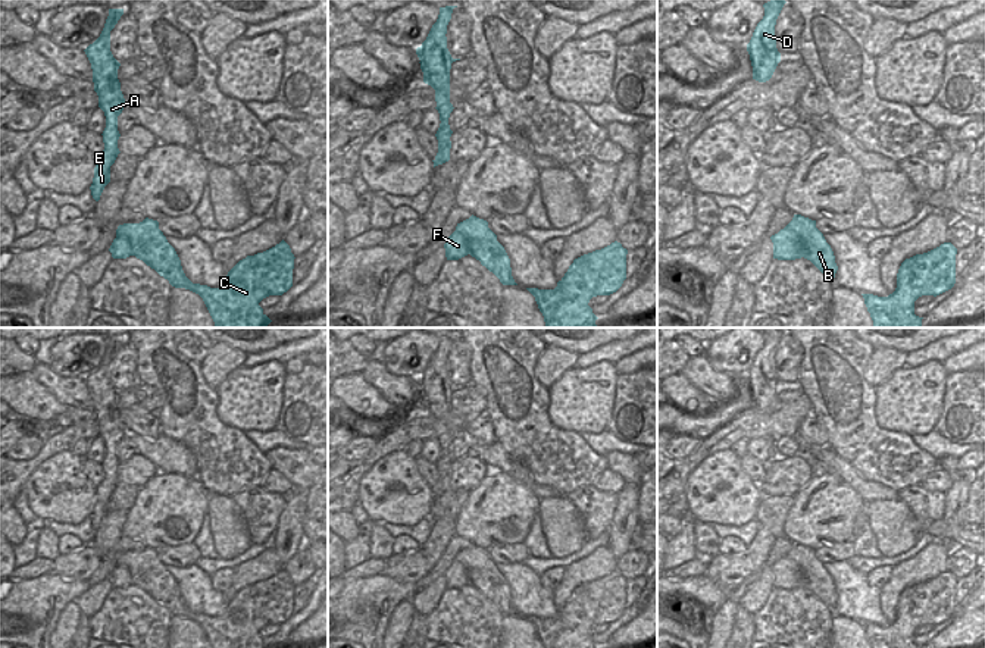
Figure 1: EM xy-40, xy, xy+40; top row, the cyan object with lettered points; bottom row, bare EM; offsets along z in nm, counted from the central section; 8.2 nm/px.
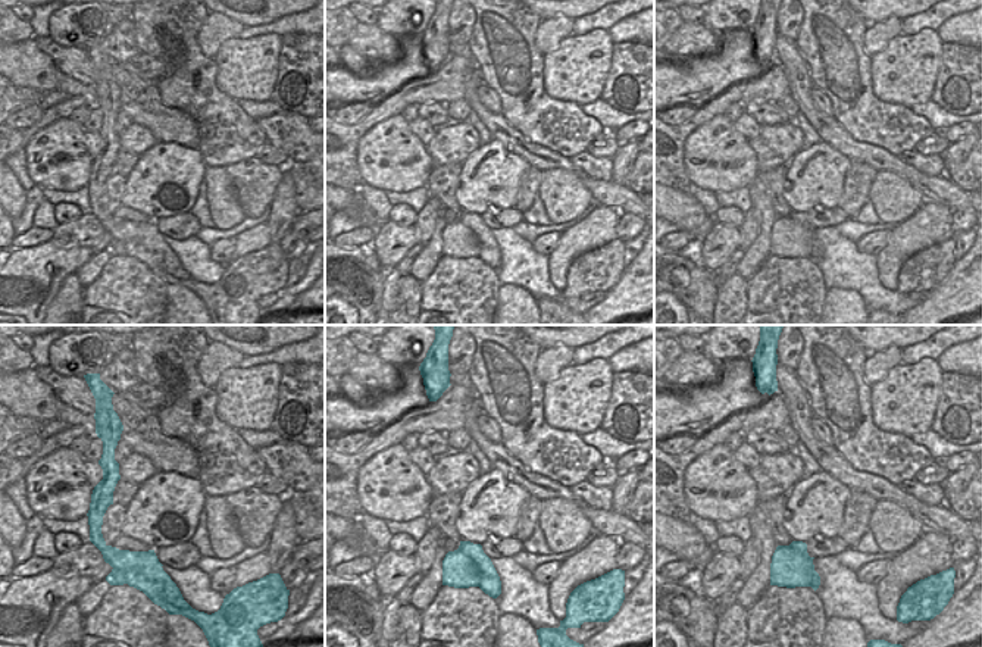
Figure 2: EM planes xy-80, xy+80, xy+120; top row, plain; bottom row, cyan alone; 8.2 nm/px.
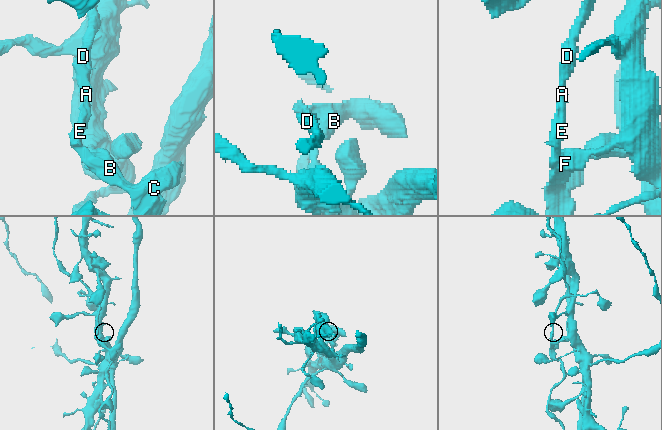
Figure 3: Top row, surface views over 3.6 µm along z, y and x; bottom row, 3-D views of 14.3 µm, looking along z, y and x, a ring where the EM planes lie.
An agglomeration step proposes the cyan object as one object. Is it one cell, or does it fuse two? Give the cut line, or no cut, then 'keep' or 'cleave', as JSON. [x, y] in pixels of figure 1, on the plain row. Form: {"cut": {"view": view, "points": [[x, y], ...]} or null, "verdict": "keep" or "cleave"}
{"cut": {"view": "xy+40", "points": [[785, 556], [800, 567], [804, 585]]}, "verdict": "cleave"}

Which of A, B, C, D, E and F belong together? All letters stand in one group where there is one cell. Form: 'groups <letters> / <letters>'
groups A B C D E / F

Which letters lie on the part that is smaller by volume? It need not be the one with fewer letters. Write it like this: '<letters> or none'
A, B, C, D, E

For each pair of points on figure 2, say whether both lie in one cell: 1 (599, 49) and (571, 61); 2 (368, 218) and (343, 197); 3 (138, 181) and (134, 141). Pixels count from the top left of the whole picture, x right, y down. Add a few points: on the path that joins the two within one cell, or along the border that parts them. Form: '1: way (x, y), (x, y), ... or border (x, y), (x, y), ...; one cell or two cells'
1: way (591, 52), (582, 61), (578, 61); one cell
2: way (362, 213), (349, 202); one cell
3: border (158, 141), (138, 156); two cells

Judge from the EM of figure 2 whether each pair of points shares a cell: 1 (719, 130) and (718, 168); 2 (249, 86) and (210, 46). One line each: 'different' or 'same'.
1: same
2: different

